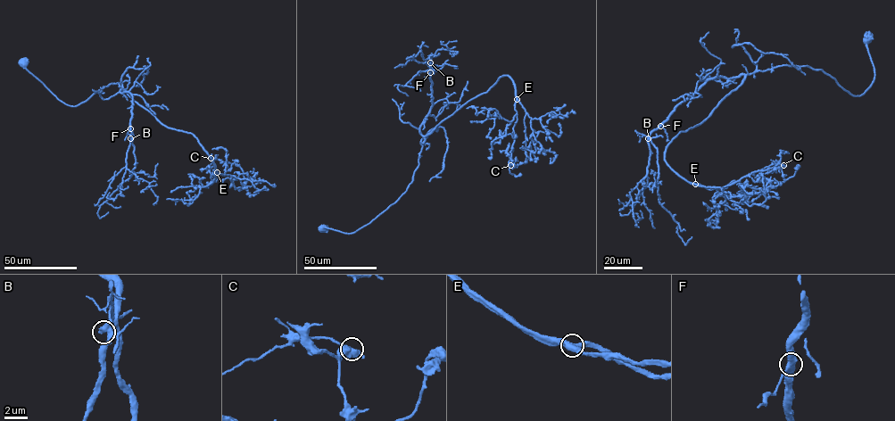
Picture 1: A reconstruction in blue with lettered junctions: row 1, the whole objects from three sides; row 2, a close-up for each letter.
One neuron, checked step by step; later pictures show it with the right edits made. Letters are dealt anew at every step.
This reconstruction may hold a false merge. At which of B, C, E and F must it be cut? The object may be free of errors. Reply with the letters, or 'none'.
none

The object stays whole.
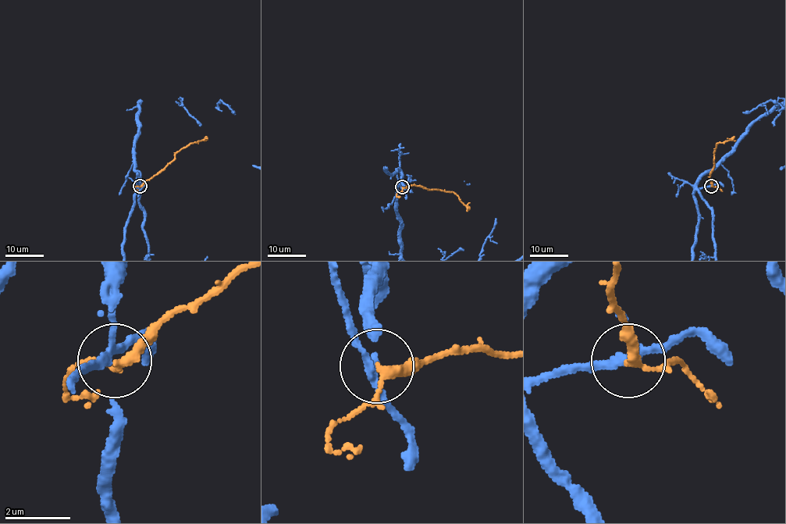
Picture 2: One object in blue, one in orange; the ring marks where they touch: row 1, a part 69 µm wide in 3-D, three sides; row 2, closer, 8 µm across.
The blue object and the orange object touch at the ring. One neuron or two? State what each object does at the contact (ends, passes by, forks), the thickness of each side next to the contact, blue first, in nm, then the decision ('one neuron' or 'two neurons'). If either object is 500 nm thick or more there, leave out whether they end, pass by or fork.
blue forks; orange passes by; calibres 190 and 240 nm; two neurons

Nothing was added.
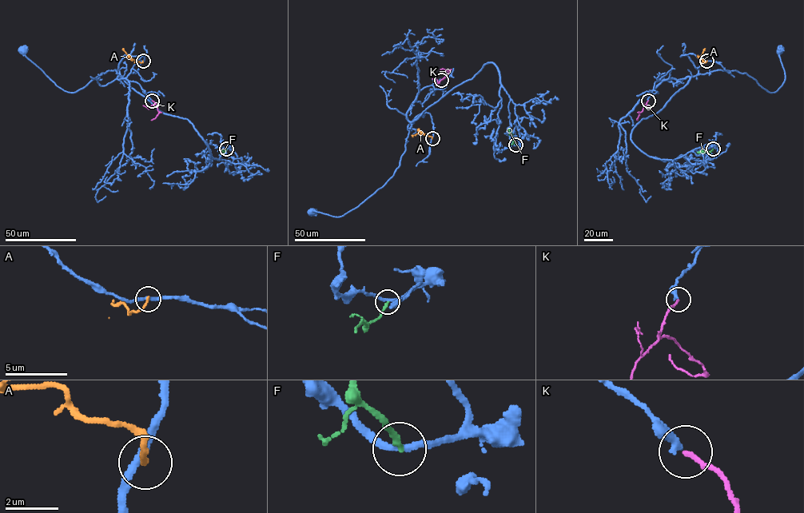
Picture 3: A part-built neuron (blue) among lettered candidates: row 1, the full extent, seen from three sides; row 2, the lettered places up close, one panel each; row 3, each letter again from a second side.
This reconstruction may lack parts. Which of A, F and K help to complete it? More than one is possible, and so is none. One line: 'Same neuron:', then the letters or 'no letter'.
Same neuron: K

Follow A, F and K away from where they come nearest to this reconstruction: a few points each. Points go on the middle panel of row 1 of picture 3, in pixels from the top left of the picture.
A: (431, 138), (420, 132), (412, 137)
F: (515, 145), (509, 129)
K: (441, 80), (448, 72), (440, 69)

